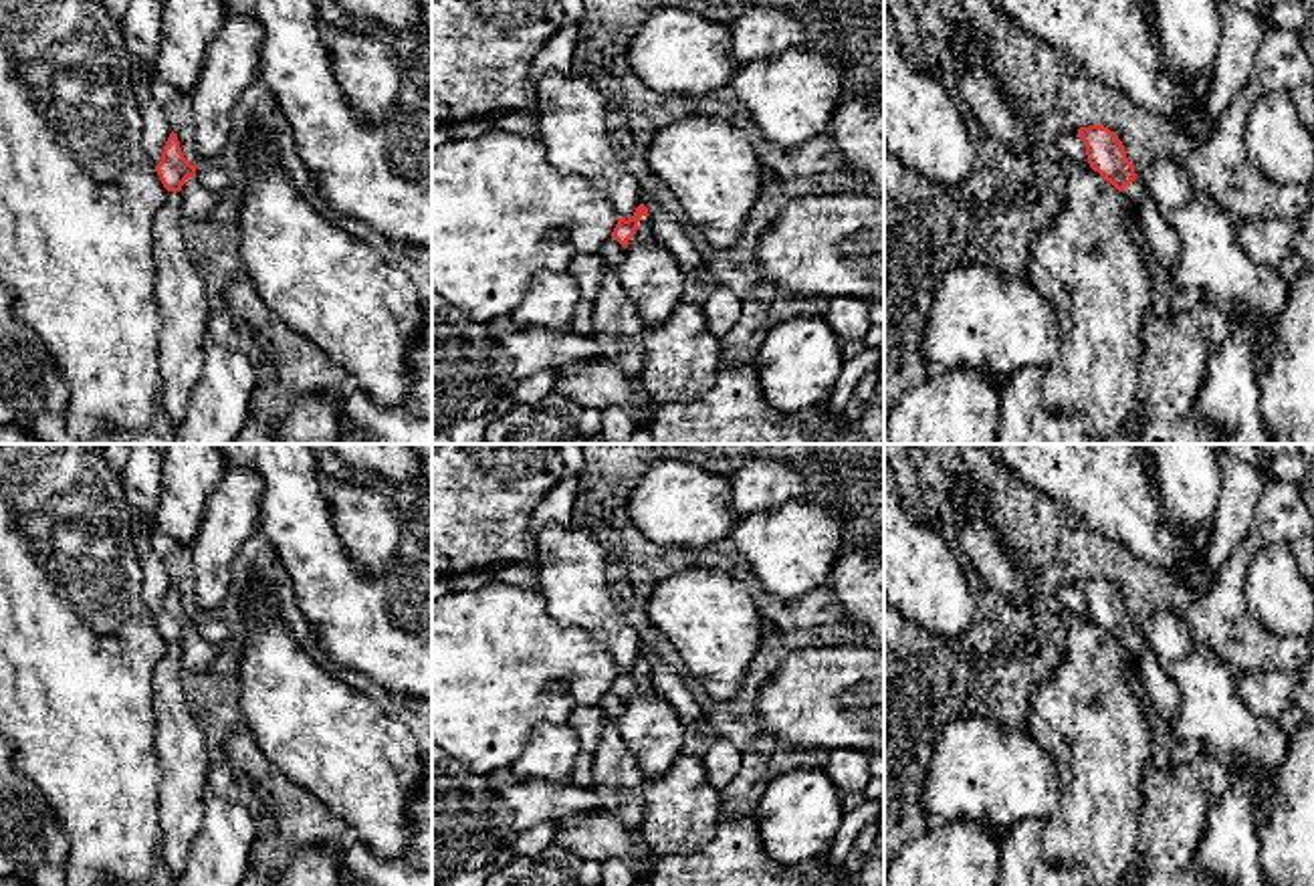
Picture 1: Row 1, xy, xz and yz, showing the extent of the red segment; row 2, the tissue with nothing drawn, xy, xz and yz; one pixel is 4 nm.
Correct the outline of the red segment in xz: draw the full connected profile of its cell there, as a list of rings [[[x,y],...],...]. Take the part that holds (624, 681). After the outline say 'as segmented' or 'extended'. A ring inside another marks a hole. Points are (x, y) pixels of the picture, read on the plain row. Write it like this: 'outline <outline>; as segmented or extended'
outline [[[640,656],[632,670],[618,670],[612,690],[616,690],[624,700],[638,700],[656,694],[648,676],[648,660]]]; extended

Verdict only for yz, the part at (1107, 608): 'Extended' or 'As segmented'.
Extended

